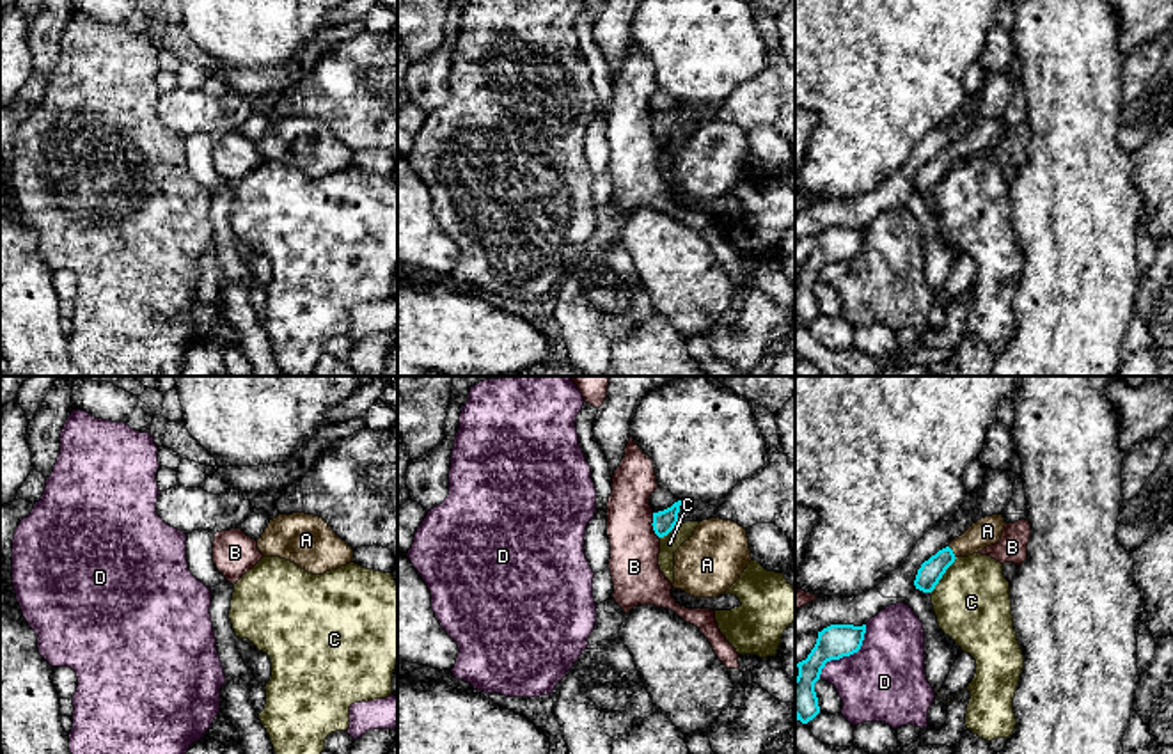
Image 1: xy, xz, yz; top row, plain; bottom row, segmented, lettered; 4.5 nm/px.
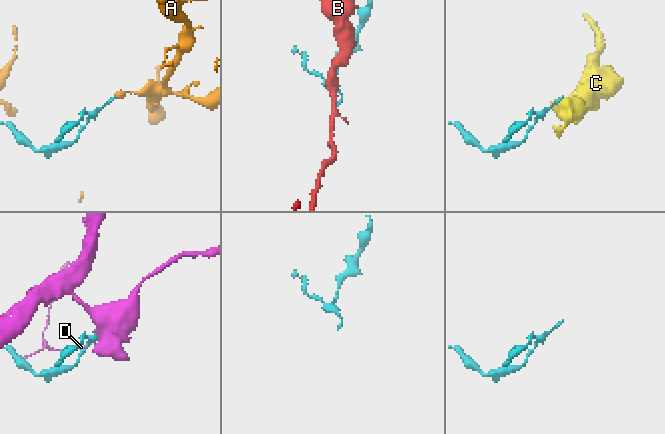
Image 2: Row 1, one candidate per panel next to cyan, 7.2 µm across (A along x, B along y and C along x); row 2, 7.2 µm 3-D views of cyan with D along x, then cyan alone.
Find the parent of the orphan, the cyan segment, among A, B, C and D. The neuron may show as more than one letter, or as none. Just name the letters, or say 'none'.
A

